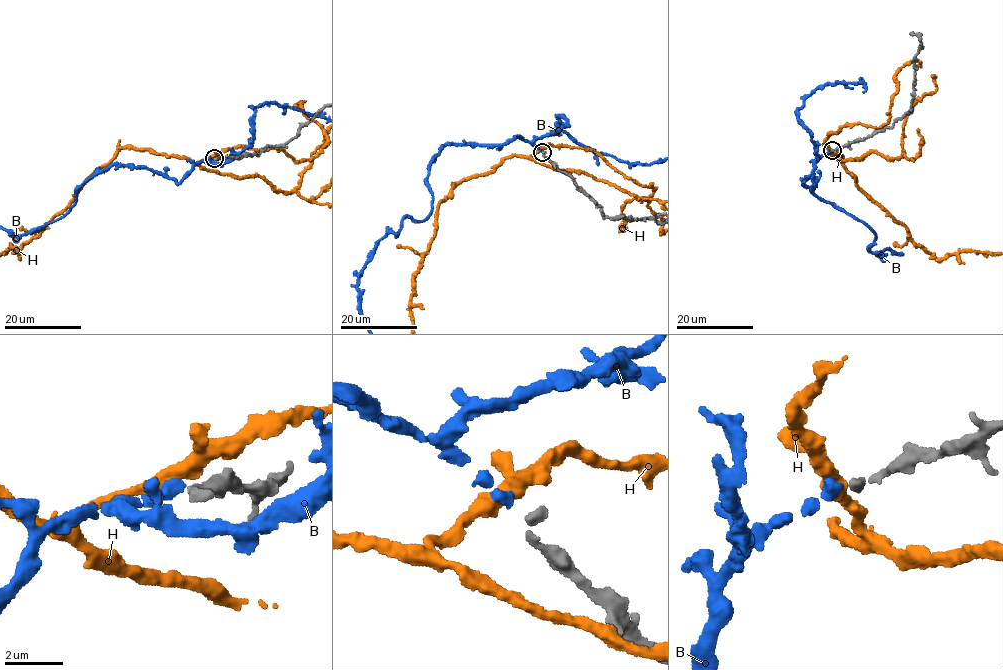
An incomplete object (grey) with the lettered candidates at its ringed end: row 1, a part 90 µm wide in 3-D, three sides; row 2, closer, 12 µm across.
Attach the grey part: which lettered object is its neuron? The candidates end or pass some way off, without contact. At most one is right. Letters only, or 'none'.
B

